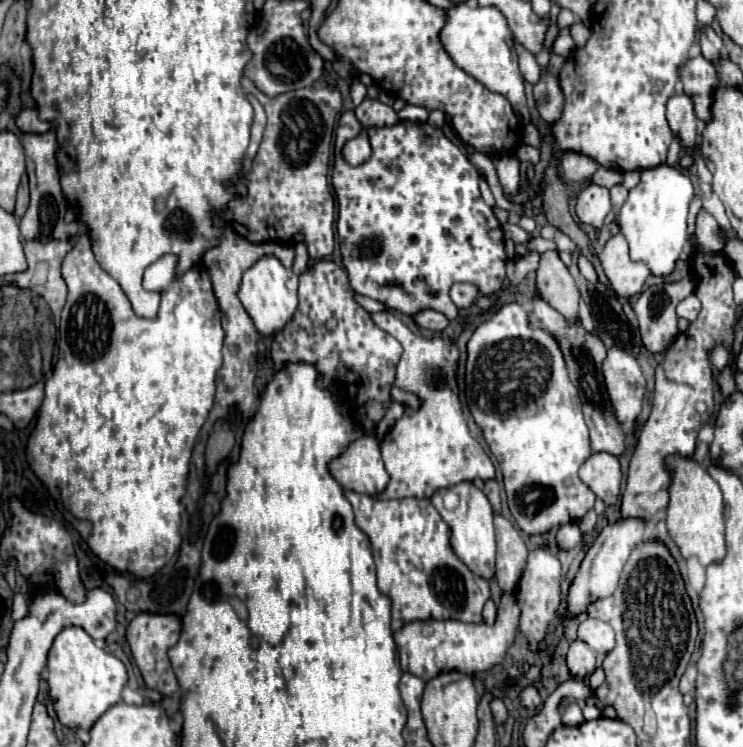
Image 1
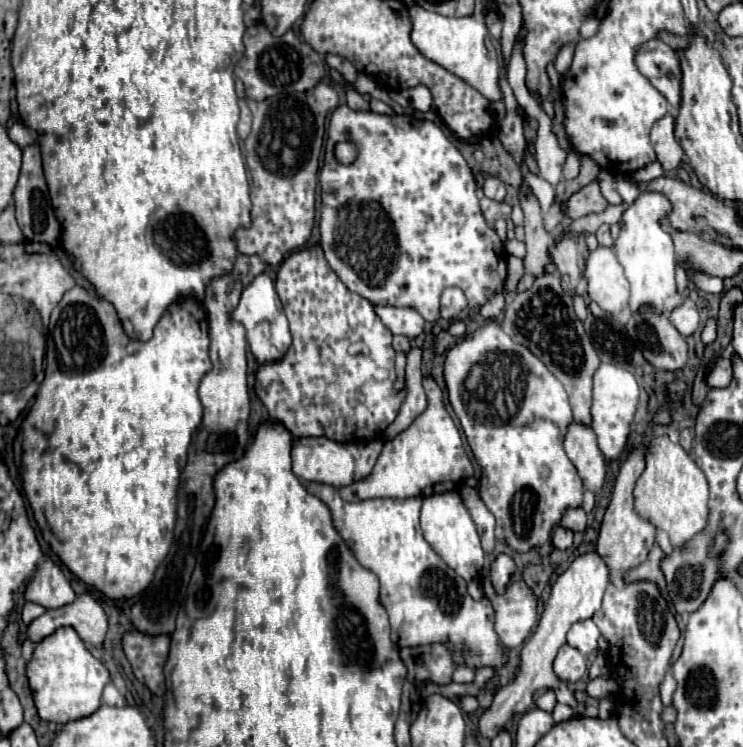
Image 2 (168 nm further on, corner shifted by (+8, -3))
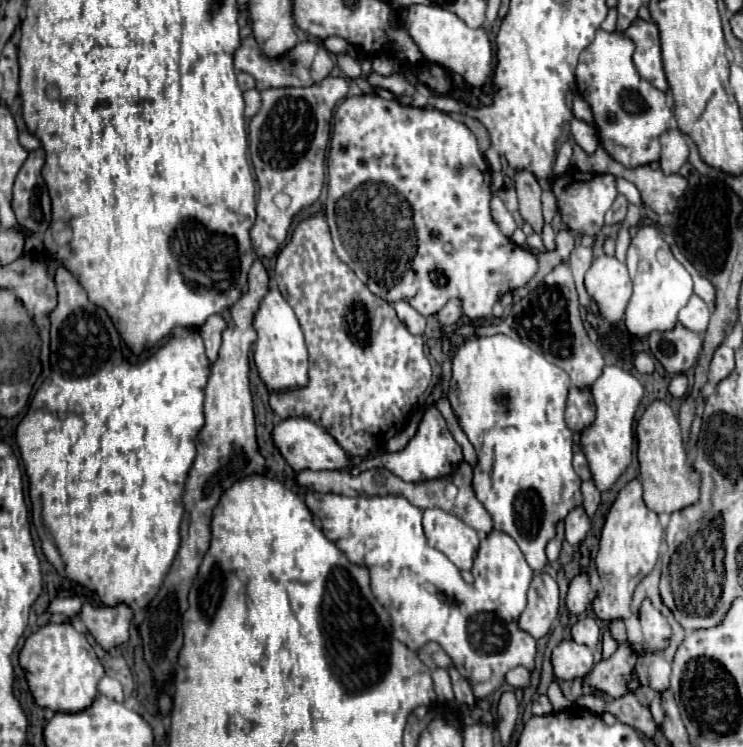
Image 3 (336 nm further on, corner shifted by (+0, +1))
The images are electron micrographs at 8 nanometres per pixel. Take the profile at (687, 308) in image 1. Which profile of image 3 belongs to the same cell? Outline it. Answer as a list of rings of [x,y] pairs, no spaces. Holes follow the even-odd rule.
[[[693,294],[691,300],[687,302],[687,306],[679,312],[679,322],[687,330],[693,330],[693,332],[699,332],[699,334],[707,330],[709,318],[711,318],[711,310],[697,294]]]

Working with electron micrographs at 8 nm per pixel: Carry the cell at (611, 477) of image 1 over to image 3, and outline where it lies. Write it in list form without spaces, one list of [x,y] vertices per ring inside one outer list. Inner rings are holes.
[[[571,386],[567,394],[567,406],[565,406],[565,420],[571,430],[583,430],[589,426],[595,418],[595,402],[591,396],[591,388],[577,388]]]

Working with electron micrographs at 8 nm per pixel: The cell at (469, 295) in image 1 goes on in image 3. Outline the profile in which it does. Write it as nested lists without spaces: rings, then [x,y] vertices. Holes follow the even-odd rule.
[[[449,300],[445,306],[443,306],[443,310],[439,310],[437,312],[437,320],[439,320],[439,324],[441,326],[453,326],[453,324],[457,324],[459,320],[461,320],[461,304],[459,304],[459,300]]]

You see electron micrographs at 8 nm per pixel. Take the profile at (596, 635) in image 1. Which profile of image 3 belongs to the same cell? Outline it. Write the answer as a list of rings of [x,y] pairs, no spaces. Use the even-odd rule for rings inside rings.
[[[587,616],[587,618],[579,620],[577,624],[573,624],[571,638],[577,644],[585,644],[589,648],[595,648],[599,644],[599,638],[601,638],[601,626],[593,616]]]

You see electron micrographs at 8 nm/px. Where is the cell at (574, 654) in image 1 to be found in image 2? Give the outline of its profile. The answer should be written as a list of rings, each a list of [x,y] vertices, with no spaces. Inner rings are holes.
[[[563,644],[559,648],[559,654],[557,654],[555,662],[553,662],[553,670],[561,680],[577,682],[587,672],[587,660],[577,648],[571,648],[569,644]]]

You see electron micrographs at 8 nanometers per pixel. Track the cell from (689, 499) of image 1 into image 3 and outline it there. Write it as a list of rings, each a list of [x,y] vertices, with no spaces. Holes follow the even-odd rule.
[[[653,400],[637,422],[637,458],[639,480],[643,484],[645,504],[659,512],[675,512],[699,500],[699,474],[693,466],[685,466],[685,448],[681,442],[681,428],[675,412],[663,400]]]

